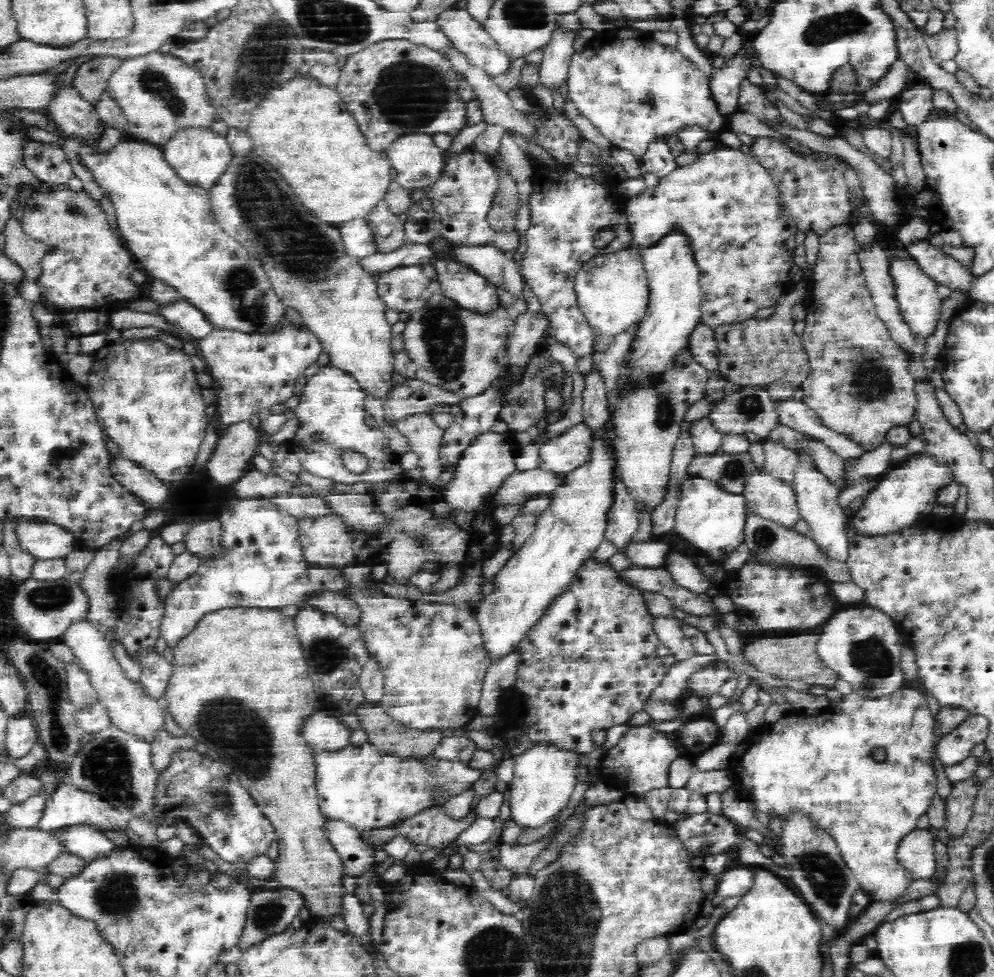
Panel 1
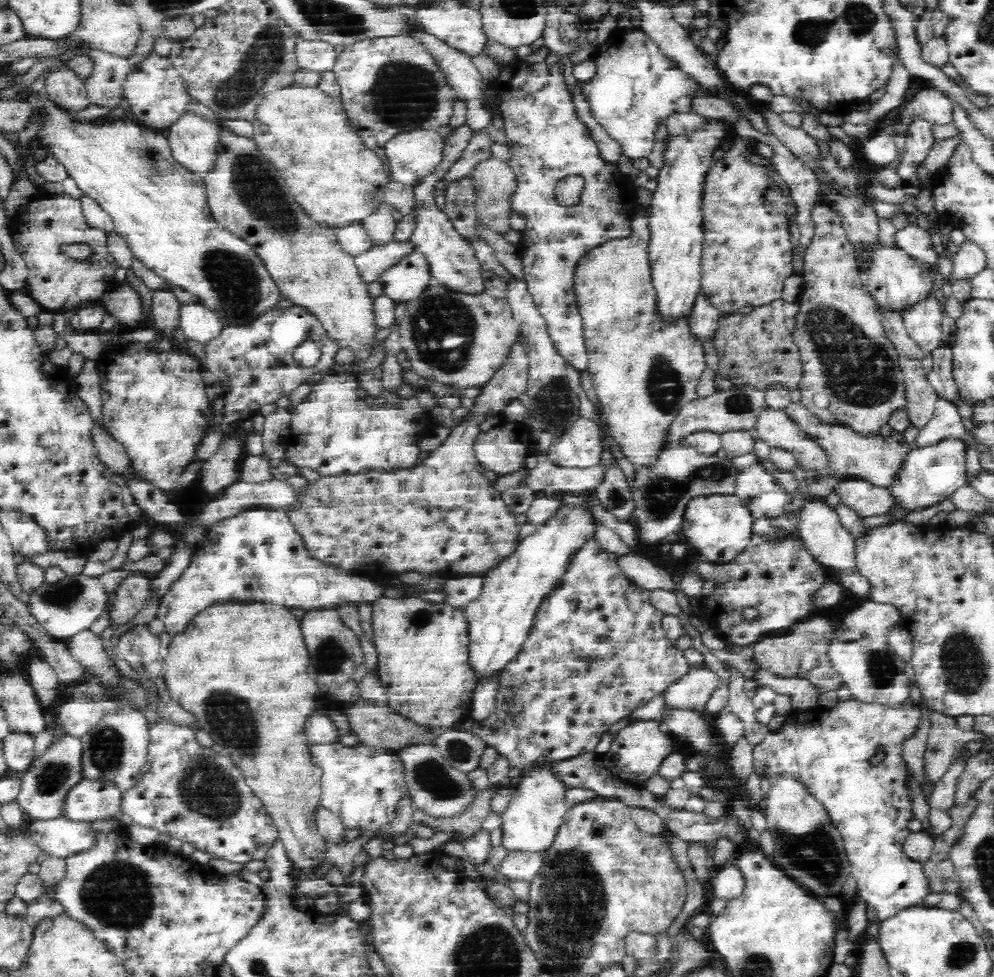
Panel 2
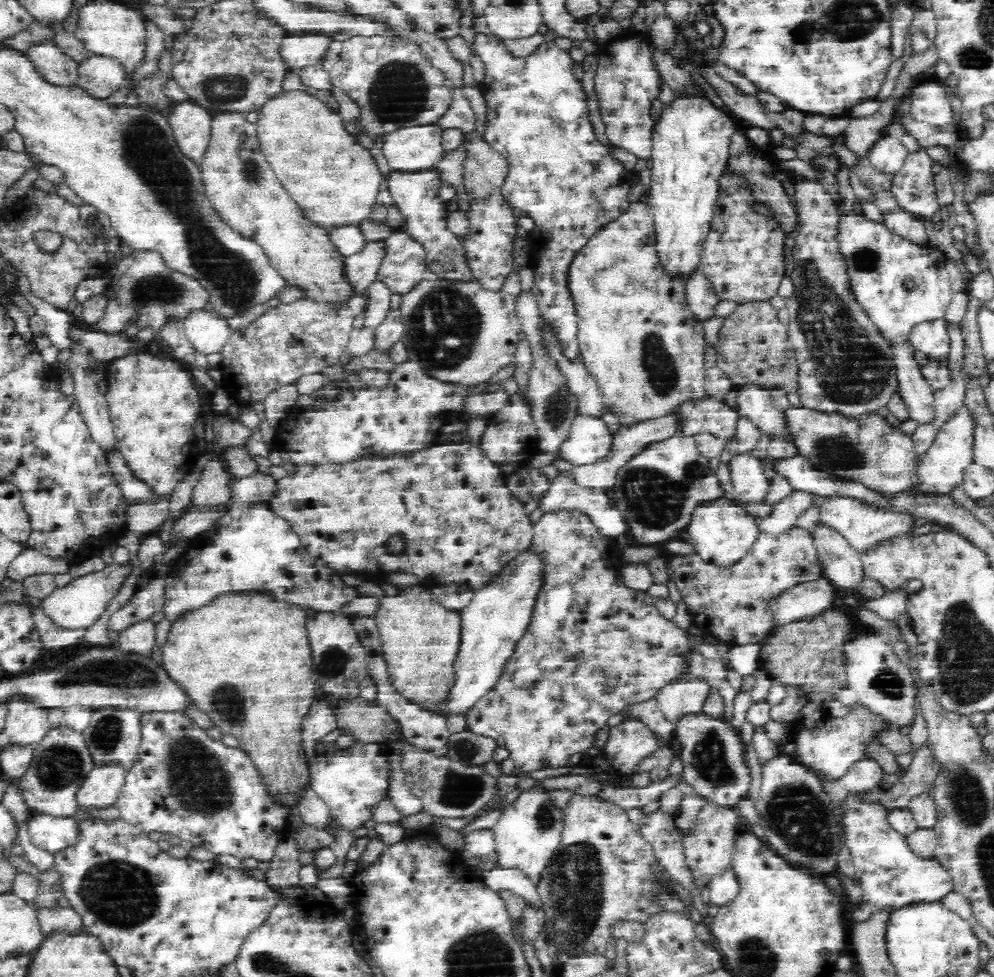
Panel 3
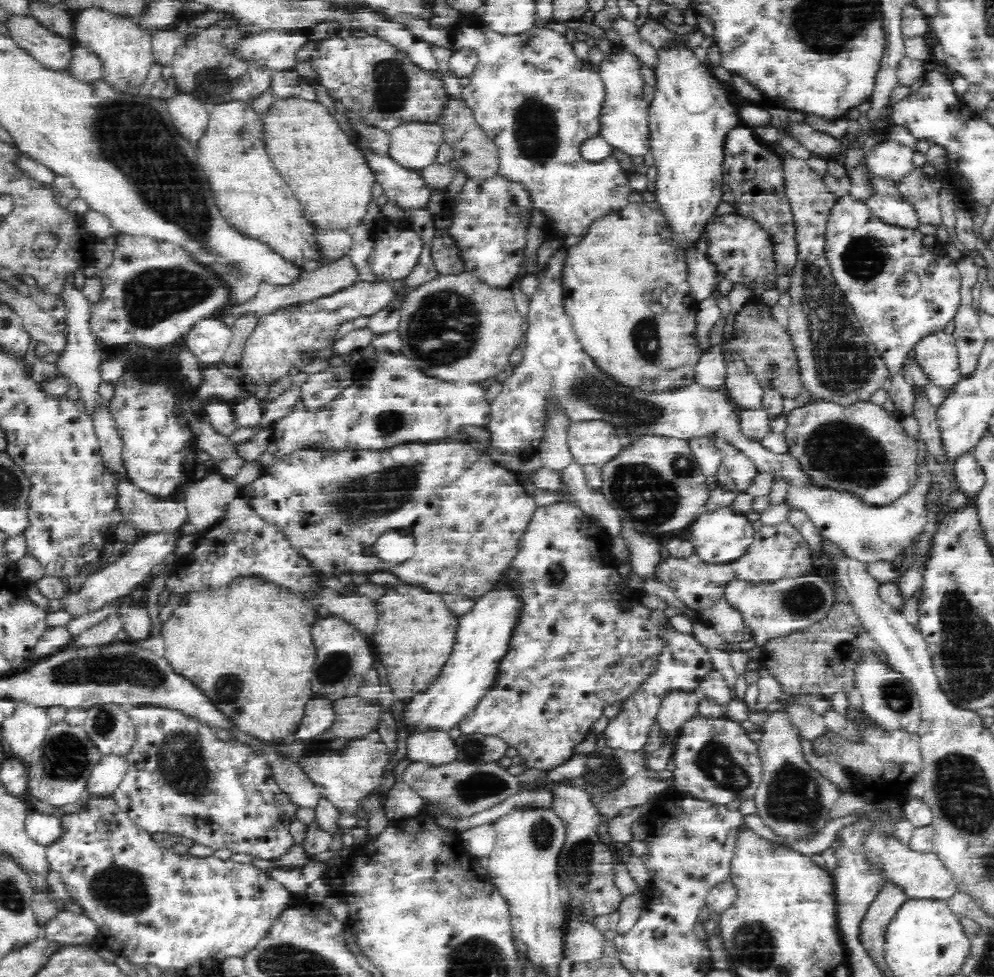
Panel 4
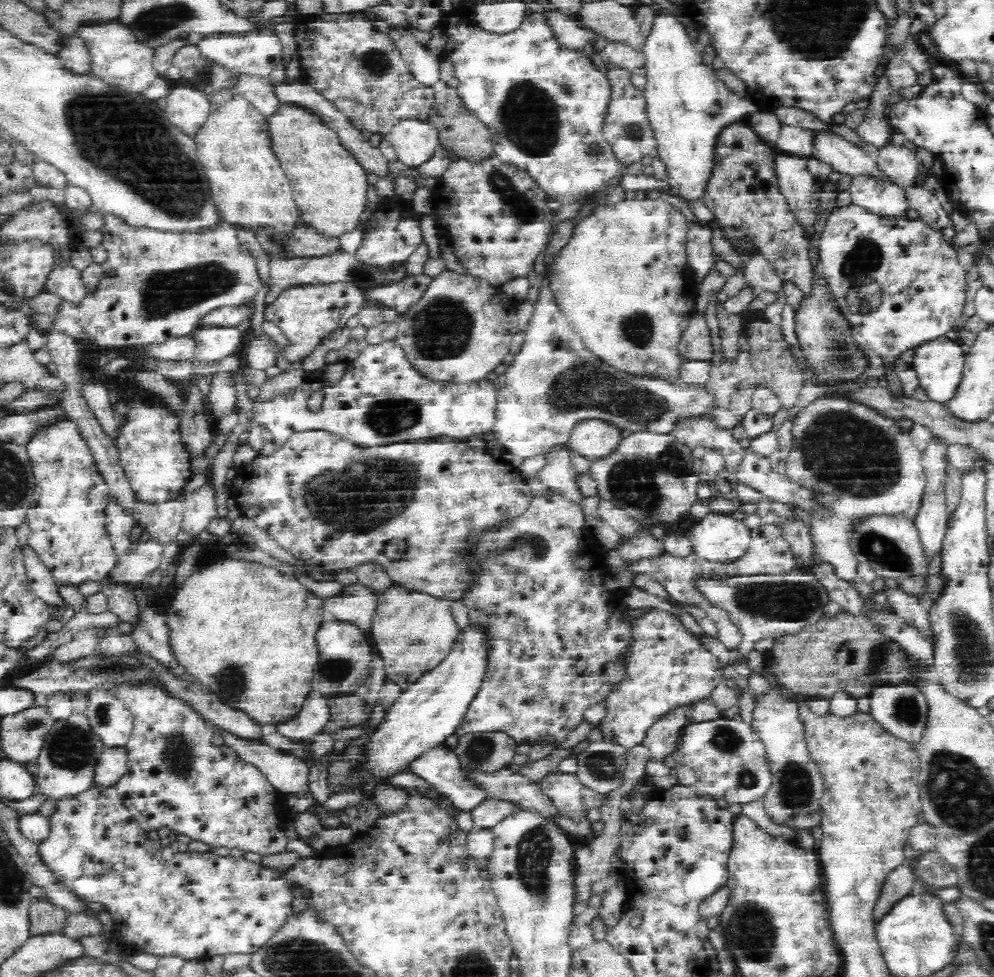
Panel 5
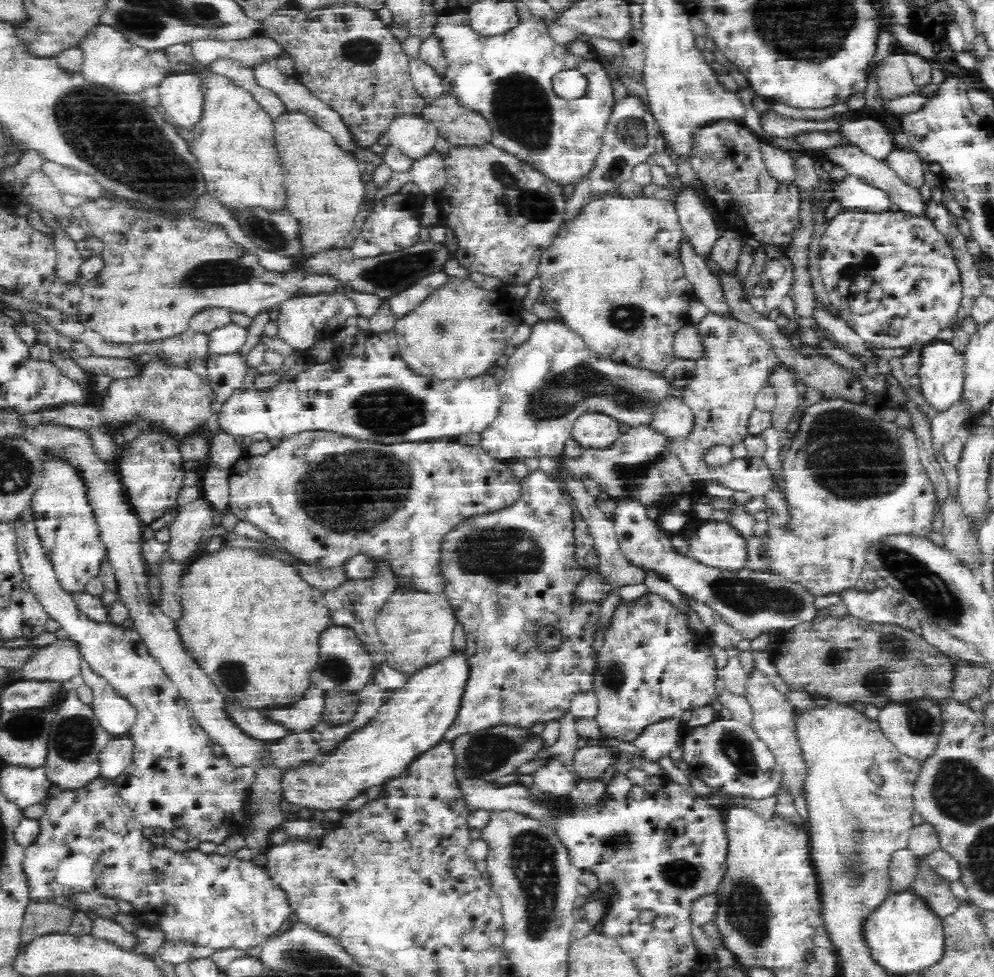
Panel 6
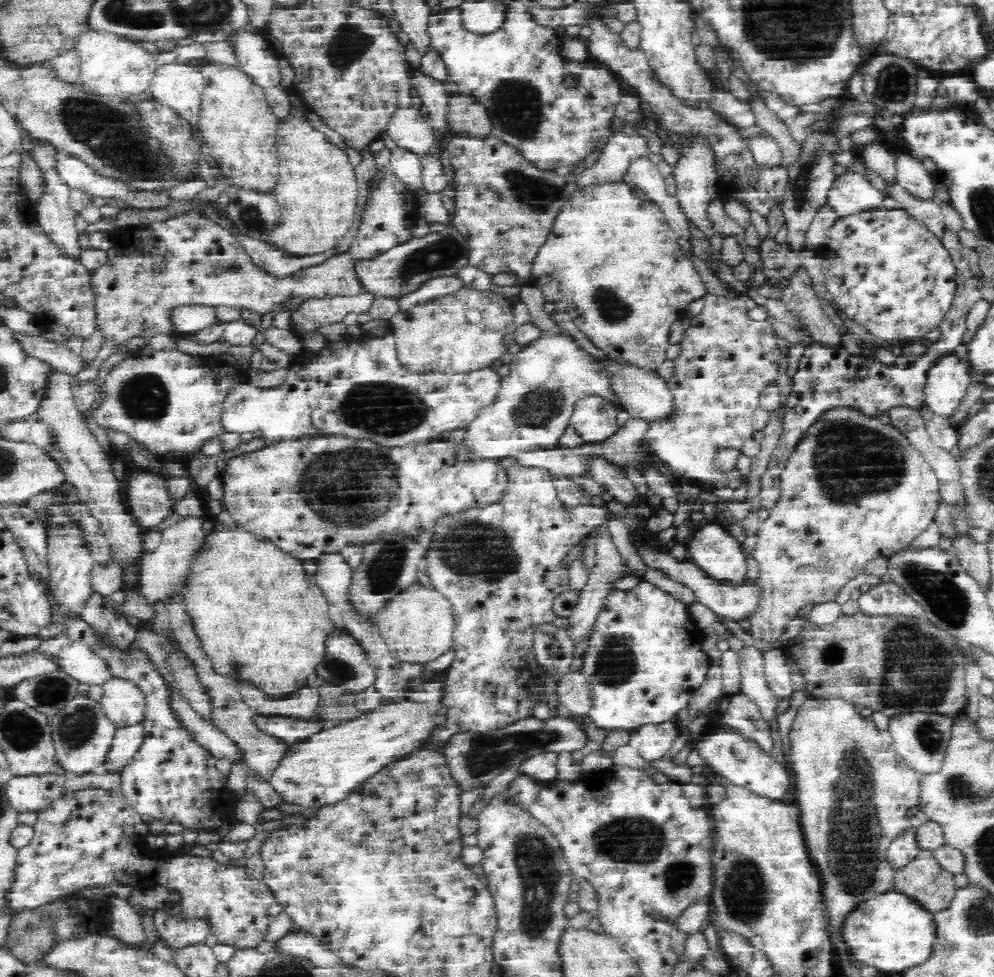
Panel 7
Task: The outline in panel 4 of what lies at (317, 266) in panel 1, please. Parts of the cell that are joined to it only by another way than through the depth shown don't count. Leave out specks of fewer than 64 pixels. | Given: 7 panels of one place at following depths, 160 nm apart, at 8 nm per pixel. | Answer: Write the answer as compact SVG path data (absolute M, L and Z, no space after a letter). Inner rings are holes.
M240 100L226 101L210 107L209 122L205 133L196 143L196 156L204 169L215 203L227 223L244 236L252 237L274 249L285 260L302 266L318 266L318 251L313 235L314 226L300 216L300 202L294 198L288 184L274 168L268 158L264 144L264 124L262 116L256 114L248 102Z

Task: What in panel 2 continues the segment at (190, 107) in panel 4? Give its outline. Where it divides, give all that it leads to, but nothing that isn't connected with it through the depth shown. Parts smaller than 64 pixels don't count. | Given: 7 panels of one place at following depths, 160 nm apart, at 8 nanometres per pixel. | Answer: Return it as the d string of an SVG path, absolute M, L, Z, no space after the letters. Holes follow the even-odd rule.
M186 110L166 129L174 159L194 173L206 174L215 159L219 125Z

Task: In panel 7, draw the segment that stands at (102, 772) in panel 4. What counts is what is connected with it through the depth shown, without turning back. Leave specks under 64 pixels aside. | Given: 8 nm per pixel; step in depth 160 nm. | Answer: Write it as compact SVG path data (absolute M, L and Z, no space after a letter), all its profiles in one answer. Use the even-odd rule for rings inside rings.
M144 723L124 725L115 730L115 736L102 768L107 772L120 772L144 743Z

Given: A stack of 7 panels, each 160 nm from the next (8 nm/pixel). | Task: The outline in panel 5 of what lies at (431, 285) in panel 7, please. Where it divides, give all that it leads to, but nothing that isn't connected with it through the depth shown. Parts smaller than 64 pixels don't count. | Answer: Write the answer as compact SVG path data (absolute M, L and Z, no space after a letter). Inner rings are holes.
M421 273L409 276L388 286L378 286L365 293L368 301L382 301L389 309L397 312L398 316L406 314L430 286L433 278Z

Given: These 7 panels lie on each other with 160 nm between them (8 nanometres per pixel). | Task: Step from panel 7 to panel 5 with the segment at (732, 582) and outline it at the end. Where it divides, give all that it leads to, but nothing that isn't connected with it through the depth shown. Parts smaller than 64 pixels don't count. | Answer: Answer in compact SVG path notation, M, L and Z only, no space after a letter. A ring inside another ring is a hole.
M709 513L690 530L693 553L702 560L728 564L746 554L751 531L730 514Z

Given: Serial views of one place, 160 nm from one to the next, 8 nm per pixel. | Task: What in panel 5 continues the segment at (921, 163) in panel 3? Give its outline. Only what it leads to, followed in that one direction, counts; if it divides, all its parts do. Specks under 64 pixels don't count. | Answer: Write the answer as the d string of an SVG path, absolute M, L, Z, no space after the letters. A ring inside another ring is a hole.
M915 185L905 189L905 197L908 199L911 215L936 229L944 240L952 244L957 232L952 219L943 208L943 196L925 186Z

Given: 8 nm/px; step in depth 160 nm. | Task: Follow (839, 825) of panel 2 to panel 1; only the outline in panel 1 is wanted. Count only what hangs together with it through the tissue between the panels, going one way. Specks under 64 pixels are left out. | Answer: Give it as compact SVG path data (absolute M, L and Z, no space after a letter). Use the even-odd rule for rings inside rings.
M905 687L888 696L863 700L852 692L816 715L794 712L752 730L734 754L733 763L743 768L736 783L753 804L754 814L776 814L781 818L796 809L808 813L818 827L834 837L842 859L852 869L859 887L869 899L896 906L894 900L902 900L913 881L910 872L898 863L896 850L900 840L917 828L920 816L927 814L937 789L932 765L936 724L924 695L916 689ZM876 748L884 748L886 752L886 758L881 762L872 757Z

